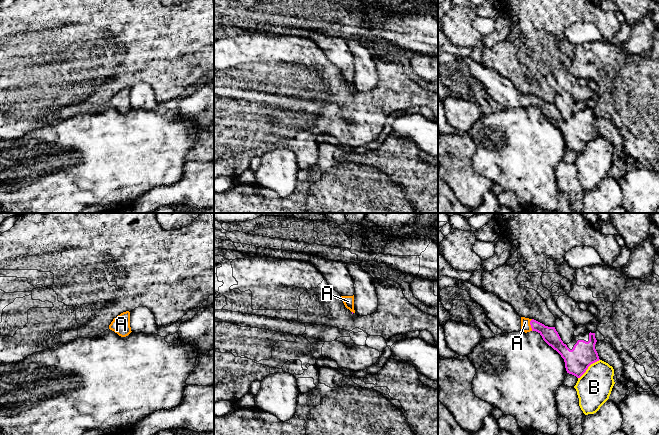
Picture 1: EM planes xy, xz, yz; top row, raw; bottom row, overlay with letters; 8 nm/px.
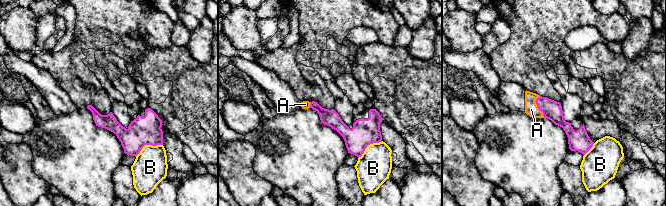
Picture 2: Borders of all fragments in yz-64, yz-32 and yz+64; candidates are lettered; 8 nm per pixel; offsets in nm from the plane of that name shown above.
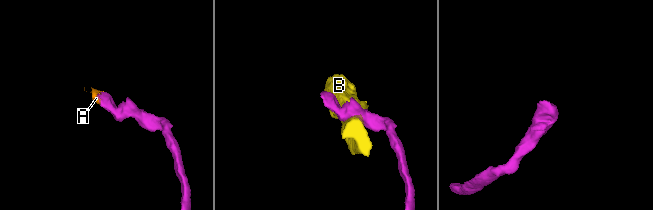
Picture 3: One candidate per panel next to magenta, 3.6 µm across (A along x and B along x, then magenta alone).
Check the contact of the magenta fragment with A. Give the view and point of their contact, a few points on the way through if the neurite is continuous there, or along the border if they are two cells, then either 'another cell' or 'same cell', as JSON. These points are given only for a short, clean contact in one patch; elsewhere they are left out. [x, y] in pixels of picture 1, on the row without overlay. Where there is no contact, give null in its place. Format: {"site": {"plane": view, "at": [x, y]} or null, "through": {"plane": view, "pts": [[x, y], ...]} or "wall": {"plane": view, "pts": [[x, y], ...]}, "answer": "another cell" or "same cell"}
{"site": {"plane": "yz", "at": [531, 101]}, "through": {"plane": "yz", "pts": [[549, 110], [541, 104], [531, 101], [525, 98]]}, "answer": "same cell"}

